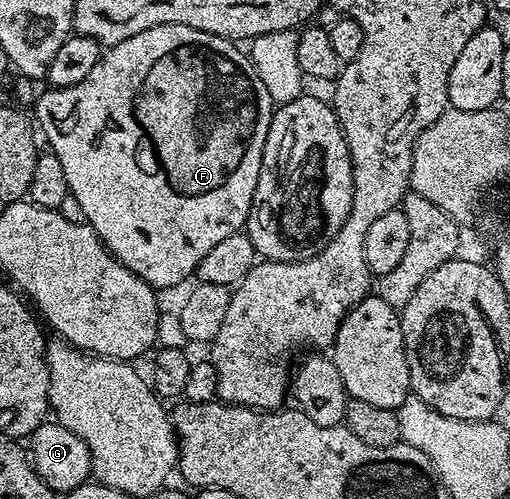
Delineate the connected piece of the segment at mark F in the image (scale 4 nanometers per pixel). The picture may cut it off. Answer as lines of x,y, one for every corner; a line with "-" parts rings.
151,27
151,31
139,31
139,35
123,39
123,43
108,46
102,52
99,63
95,63
95,67
91,67
91,71
85,78
79,79
79,83
62,89
46,88
46,93
37,101
36,124
43,137
45,132
45,137
49,140
48,148
57,156
67,175
69,196
74,202
77,200
84,224
90,225
97,232
97,238
117,260
128,267
140,281
152,285
154,290
169,289
188,277
192,278
197,272
199,259
203,259
203,255
207,255
211,247
216,247
222,239
227,239
227,235
246,228
255,195
255,183
259,183
259,167
275,102
271,95
267,95
267,87
263,87
263,79
259,79
253,62
242,50
240,53
237,49
240,48
234,42
207,31
195,31
195,27

